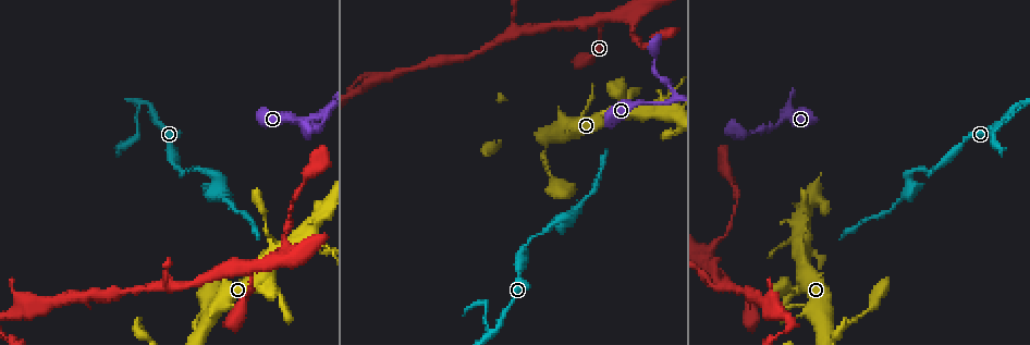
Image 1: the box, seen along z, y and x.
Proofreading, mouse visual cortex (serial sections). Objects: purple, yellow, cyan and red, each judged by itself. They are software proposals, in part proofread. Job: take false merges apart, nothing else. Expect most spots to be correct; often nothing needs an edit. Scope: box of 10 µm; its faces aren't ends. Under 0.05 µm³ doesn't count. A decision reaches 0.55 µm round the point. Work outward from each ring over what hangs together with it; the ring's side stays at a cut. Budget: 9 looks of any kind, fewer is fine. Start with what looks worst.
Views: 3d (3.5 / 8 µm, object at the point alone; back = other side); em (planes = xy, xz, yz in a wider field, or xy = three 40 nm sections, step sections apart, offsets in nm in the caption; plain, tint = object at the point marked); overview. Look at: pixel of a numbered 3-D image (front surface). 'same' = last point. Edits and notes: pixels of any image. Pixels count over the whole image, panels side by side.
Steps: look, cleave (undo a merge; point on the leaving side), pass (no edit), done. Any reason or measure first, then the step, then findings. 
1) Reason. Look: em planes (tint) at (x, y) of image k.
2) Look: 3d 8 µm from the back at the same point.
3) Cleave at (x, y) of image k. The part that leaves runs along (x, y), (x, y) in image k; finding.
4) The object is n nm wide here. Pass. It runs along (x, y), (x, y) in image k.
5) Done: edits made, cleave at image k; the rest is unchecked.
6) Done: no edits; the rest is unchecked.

Sharp bend. Look: 3d 3.5 µm at (664, 100) of image 1.

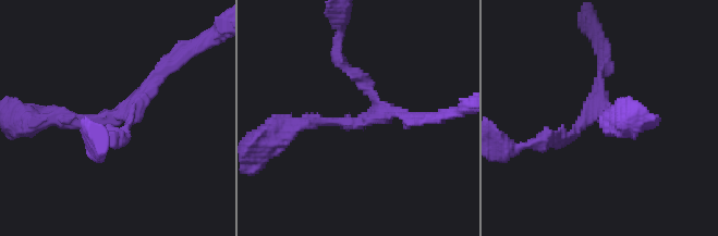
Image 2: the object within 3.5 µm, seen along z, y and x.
3 arms meet here; the arms are 150, 200, 200 nm wide; shape alone is not enough. Look: em planes (tint) at (114, 117) of image 2.

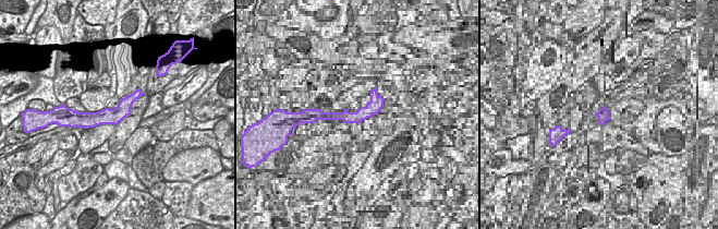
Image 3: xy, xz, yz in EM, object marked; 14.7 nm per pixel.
Pass. It runs along (284, 127), (362, 122), (375, 102), (352, 72) in image 2; one cell here.

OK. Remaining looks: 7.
Sharp bend. Look: 3d 3.5 µm at (644, 110) of image 1.

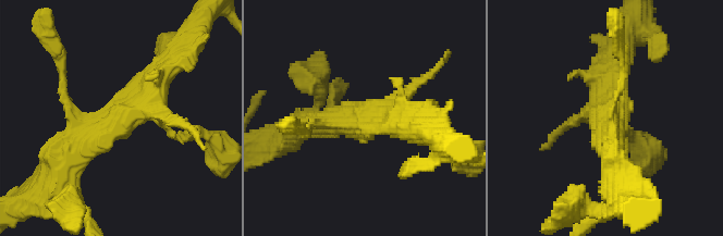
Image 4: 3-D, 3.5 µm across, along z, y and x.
4 arms meet here; the arms are 200, 250, 350, 350 nm wide; need the tissue. Look: em xy step 3 (tint) at (364, 123) of image 4.

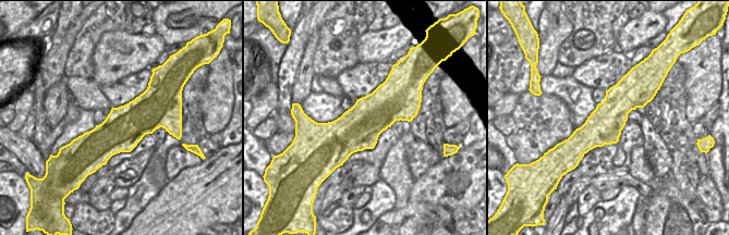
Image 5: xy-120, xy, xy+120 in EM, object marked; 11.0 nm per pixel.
Pass. It runs along (629, 81), (579, 156) in image 5; all the same cell.

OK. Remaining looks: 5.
Two arms in line, one across. Look: 3d 8 µm at (166, 289) of image 1.

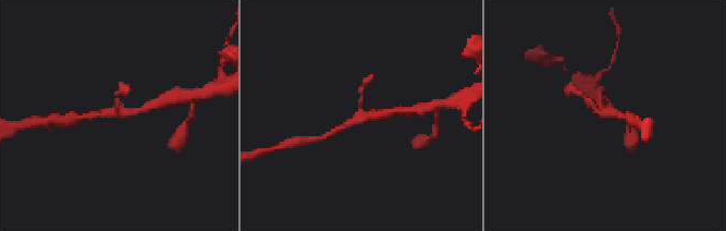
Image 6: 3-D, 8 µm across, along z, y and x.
3 arms meet here; the arms are 200, 200, 250 nm wide. Look: em planes (tint) at the same point.

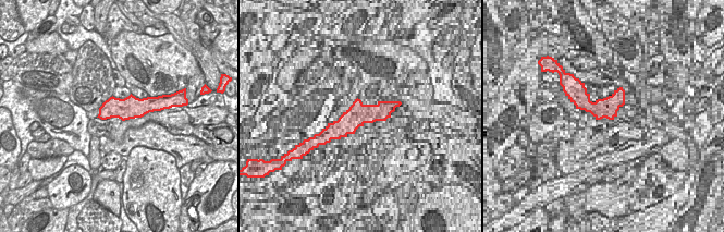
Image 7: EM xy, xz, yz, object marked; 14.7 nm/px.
Pass. It runs along (392, 111), (362, 114), (334, 131) in image 6; continuous, no second cell.

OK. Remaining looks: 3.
Thick turns thin. Look: 3d 3.5 µm at (223, 198) of image 1.

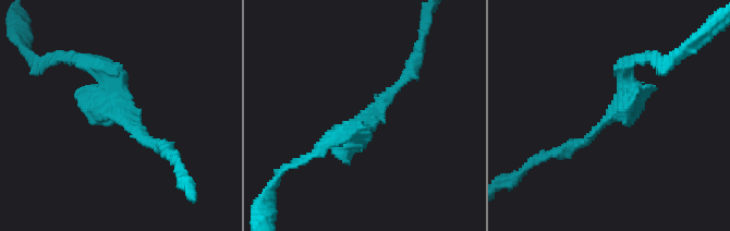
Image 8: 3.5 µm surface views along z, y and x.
Look: em xy step 1 (tint) at (123, 119) of image 8.

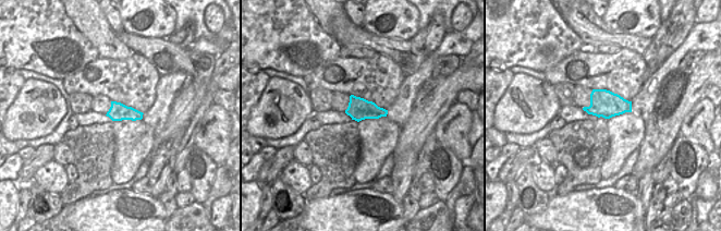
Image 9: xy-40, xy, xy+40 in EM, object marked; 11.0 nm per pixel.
Pass. It runs along (95, 64), (142, 141), (169, 150) in image 8; one cell here.

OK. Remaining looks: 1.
Done: no edits; the rest is unchecked.

